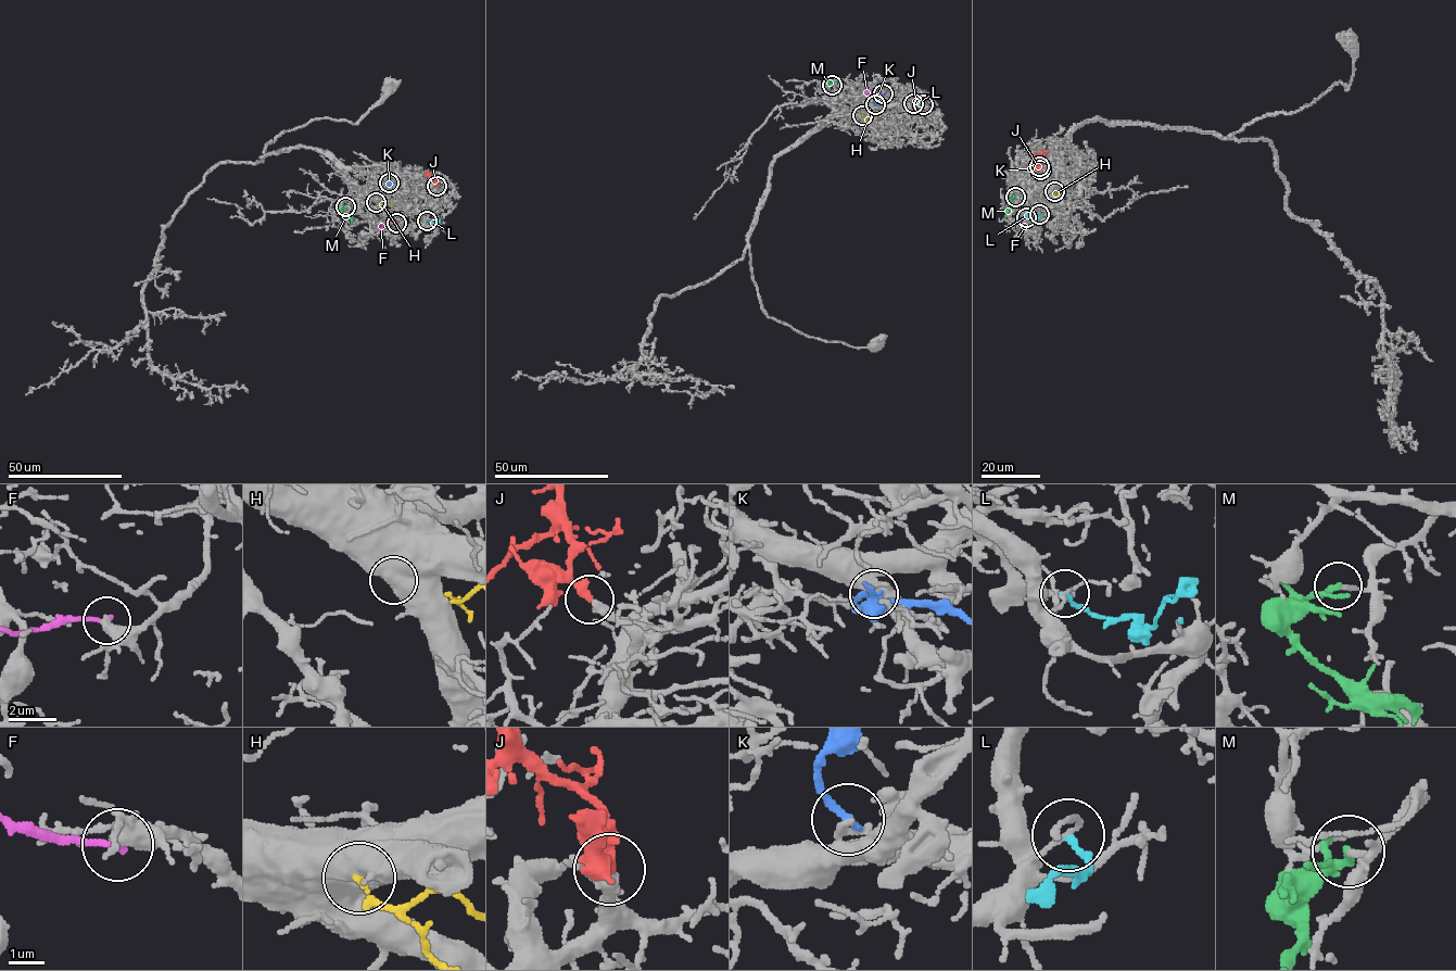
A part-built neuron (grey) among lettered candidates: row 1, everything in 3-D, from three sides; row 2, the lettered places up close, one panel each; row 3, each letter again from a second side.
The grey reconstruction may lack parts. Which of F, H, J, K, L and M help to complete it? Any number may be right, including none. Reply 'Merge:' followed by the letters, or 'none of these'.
Merge: J

